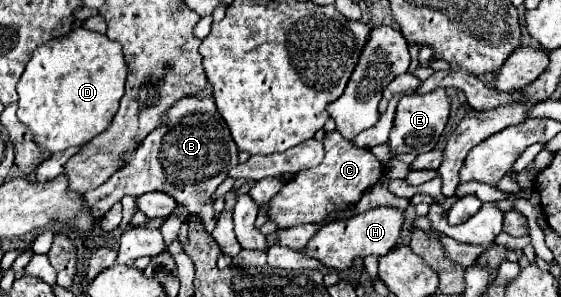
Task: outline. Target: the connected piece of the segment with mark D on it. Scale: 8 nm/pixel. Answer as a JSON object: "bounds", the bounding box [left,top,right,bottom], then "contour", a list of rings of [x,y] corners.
{"bounds":[18,28,126,152],"contour":[[[86,28],[54,38],[36,48],[18,82],[18,120],[32,132],[40,150],[64,152],[82,146],[112,122],[124,96],[126,62],[122,46]]]}

